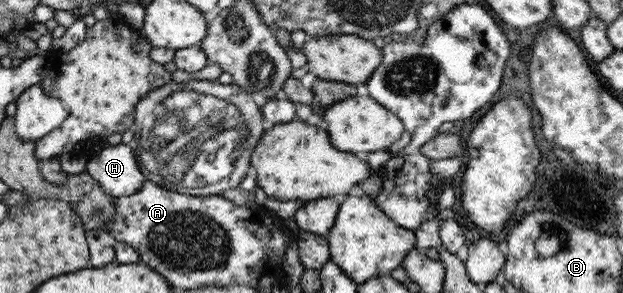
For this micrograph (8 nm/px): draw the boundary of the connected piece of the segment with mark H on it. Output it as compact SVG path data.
M133 144L108 145L84 164L85 172L111 198L135 195L146 182L137 168Z

